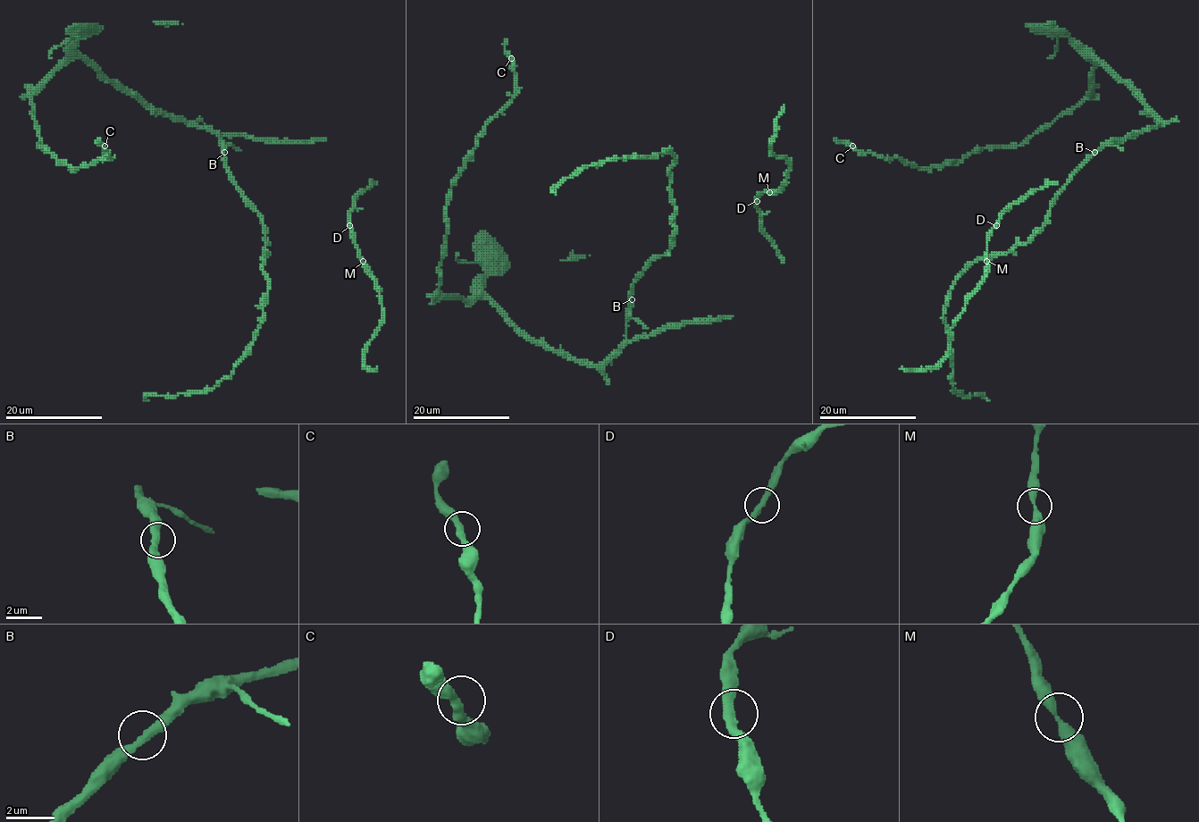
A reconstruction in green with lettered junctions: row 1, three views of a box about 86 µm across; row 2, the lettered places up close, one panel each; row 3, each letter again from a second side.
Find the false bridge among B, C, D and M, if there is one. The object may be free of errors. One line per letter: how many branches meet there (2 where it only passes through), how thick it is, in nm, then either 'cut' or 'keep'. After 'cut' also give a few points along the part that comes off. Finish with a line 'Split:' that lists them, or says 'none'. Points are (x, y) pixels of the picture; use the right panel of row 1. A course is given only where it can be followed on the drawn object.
B: 2 | 380 nm | keep
C: 2 | 360 nm | keep
D: 2 | 360 nm | keep
M: 2 | 360 nm | keep
Split: none

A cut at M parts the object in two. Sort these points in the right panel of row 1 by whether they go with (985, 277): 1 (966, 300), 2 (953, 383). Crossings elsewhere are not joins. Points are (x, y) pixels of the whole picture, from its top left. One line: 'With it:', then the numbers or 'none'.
With it: 1

